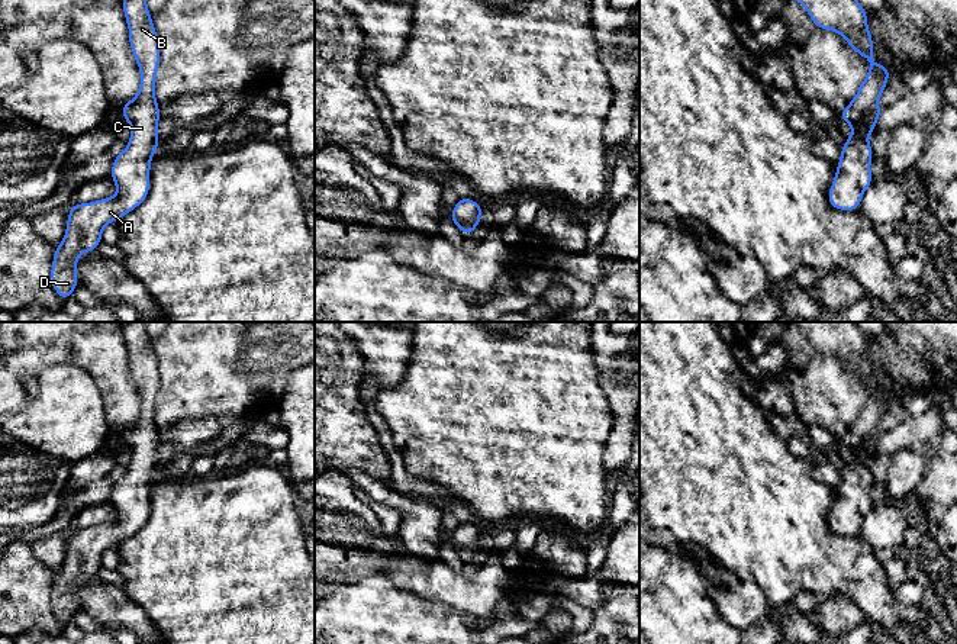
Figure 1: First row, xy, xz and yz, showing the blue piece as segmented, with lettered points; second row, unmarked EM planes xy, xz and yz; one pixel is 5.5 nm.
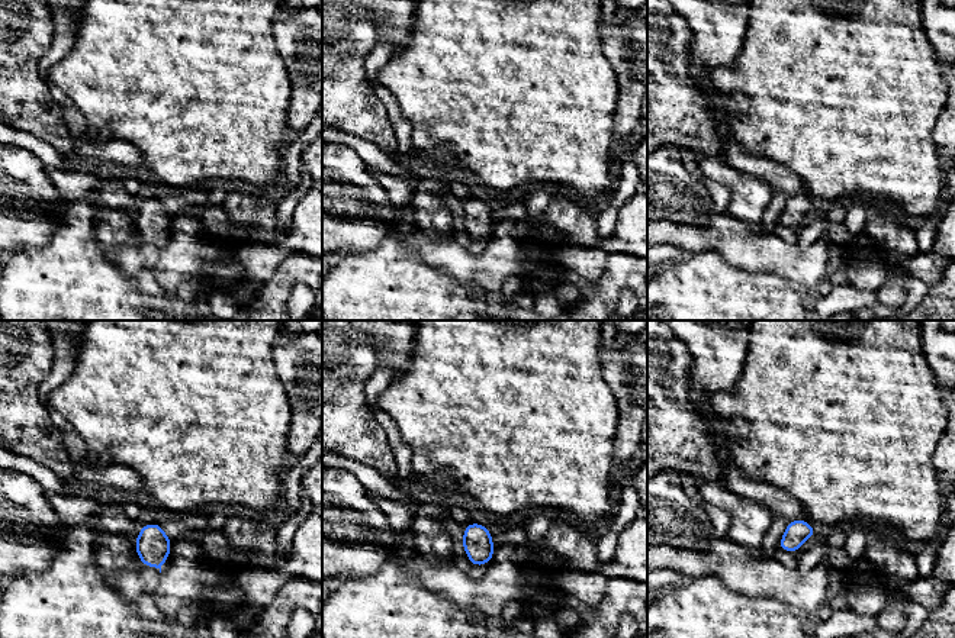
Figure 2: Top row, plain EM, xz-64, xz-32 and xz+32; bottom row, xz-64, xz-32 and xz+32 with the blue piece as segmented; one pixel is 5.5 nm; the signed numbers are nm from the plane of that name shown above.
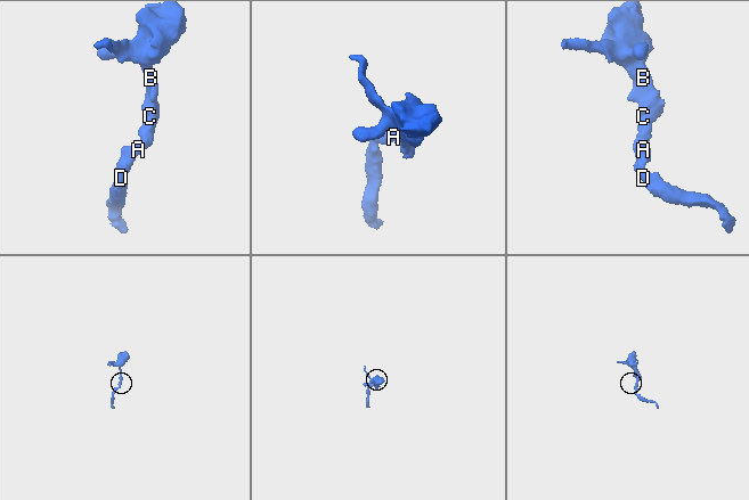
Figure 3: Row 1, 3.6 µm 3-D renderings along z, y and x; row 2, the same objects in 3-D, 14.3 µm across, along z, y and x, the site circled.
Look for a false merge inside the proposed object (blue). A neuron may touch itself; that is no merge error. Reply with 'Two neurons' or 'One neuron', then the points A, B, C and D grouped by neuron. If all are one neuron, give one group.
One neuron. Groups: A B C D

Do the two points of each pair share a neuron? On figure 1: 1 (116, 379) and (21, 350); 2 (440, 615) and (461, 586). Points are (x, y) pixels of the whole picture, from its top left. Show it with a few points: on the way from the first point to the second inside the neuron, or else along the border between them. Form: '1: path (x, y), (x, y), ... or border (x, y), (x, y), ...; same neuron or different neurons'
1: path (93, 356), (87, 350), (44, 350); same neuron
2: border (416, 593), (442, 601), (463, 614); different neurons

